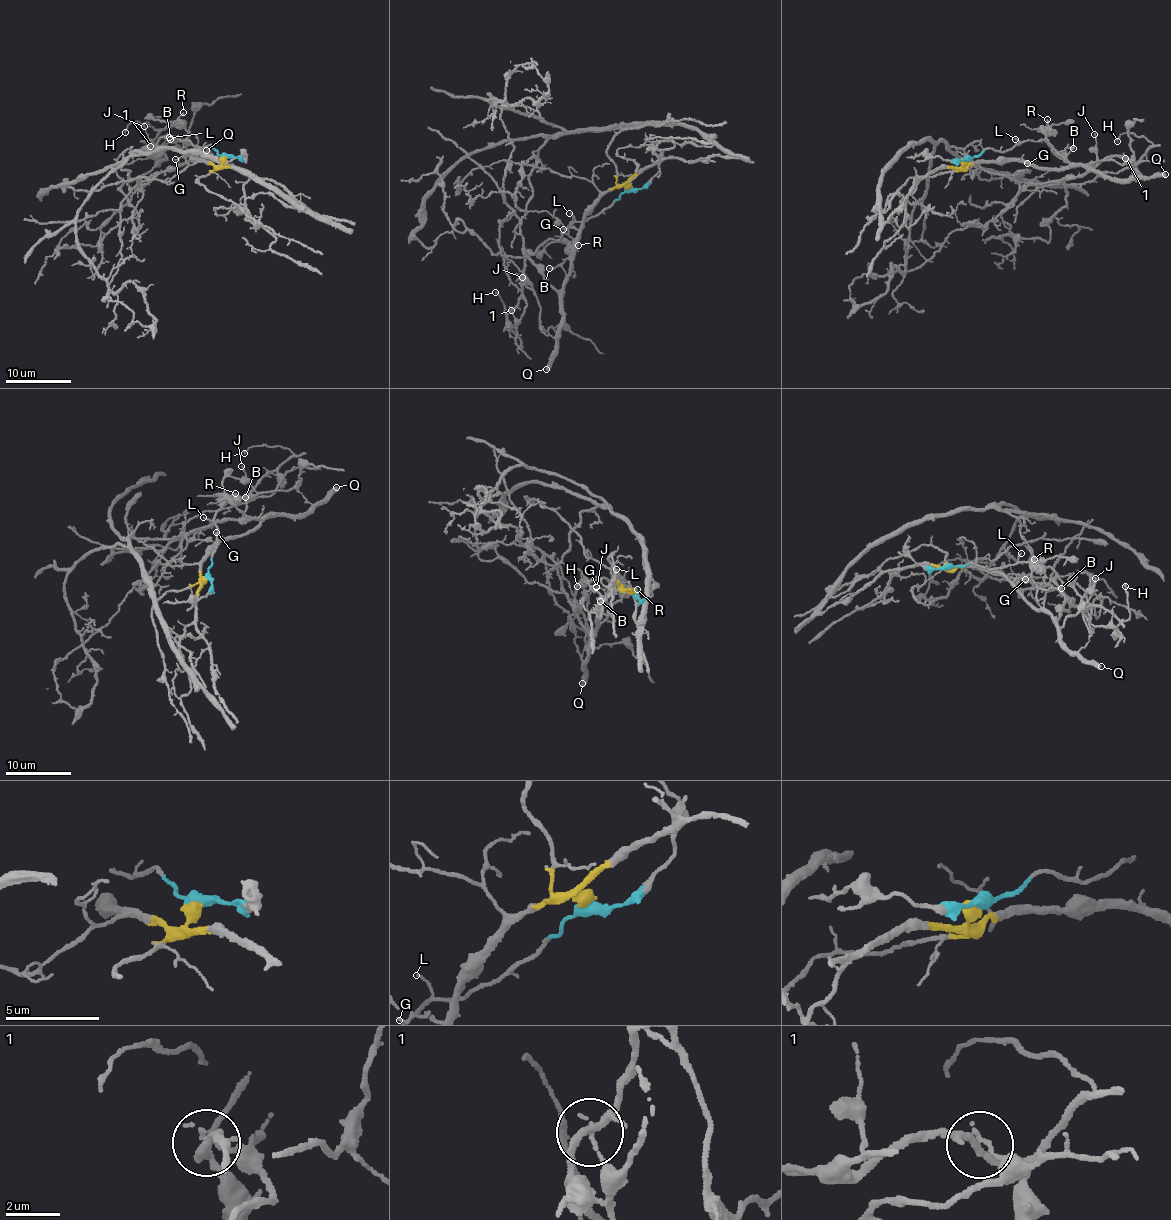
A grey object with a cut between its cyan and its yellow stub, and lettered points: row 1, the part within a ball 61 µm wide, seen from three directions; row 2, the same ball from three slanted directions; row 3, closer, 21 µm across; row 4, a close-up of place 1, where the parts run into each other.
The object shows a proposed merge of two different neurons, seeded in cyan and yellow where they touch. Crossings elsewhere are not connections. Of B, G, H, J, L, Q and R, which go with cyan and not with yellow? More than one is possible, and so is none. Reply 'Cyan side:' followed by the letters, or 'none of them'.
Cyan side: H, J, L, R

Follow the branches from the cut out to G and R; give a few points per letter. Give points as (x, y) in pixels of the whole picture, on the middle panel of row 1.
G: (628, 188), (622, 184), (608, 188), (578, 229), (562, 229)
R: (628, 188), (599, 214), (585, 221), (576, 220), (563, 233), (561, 242), (579, 245)

